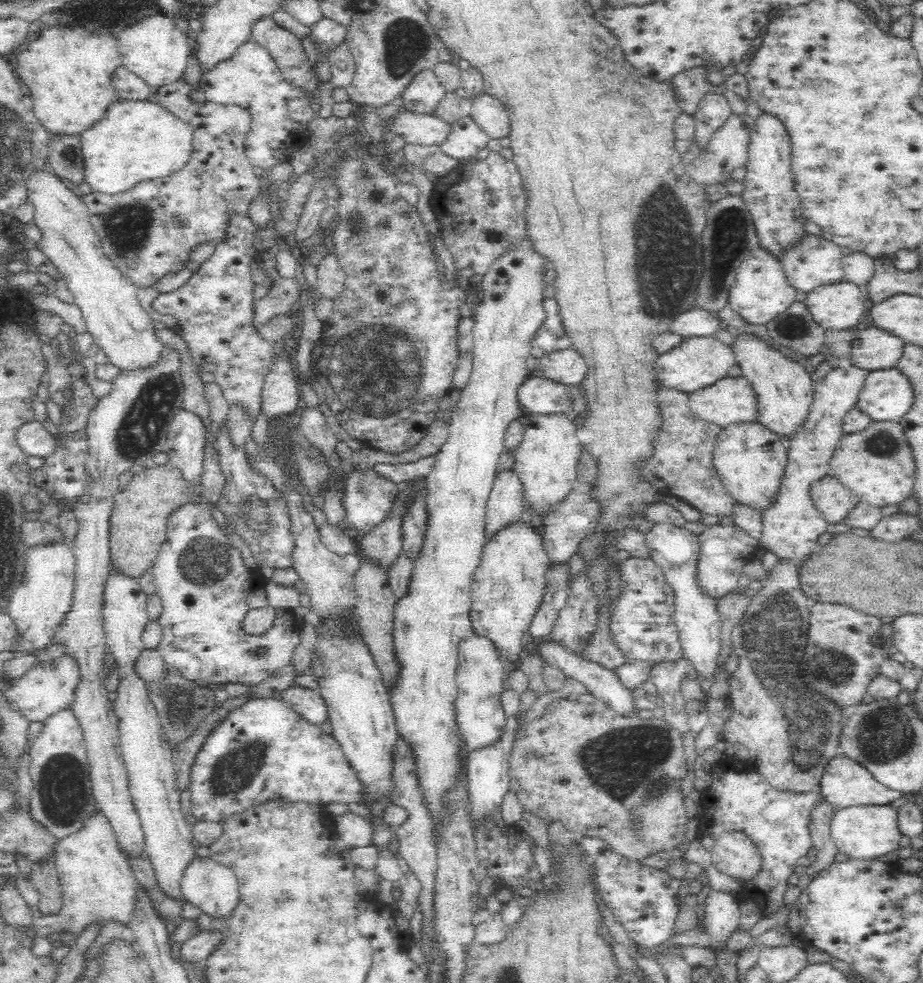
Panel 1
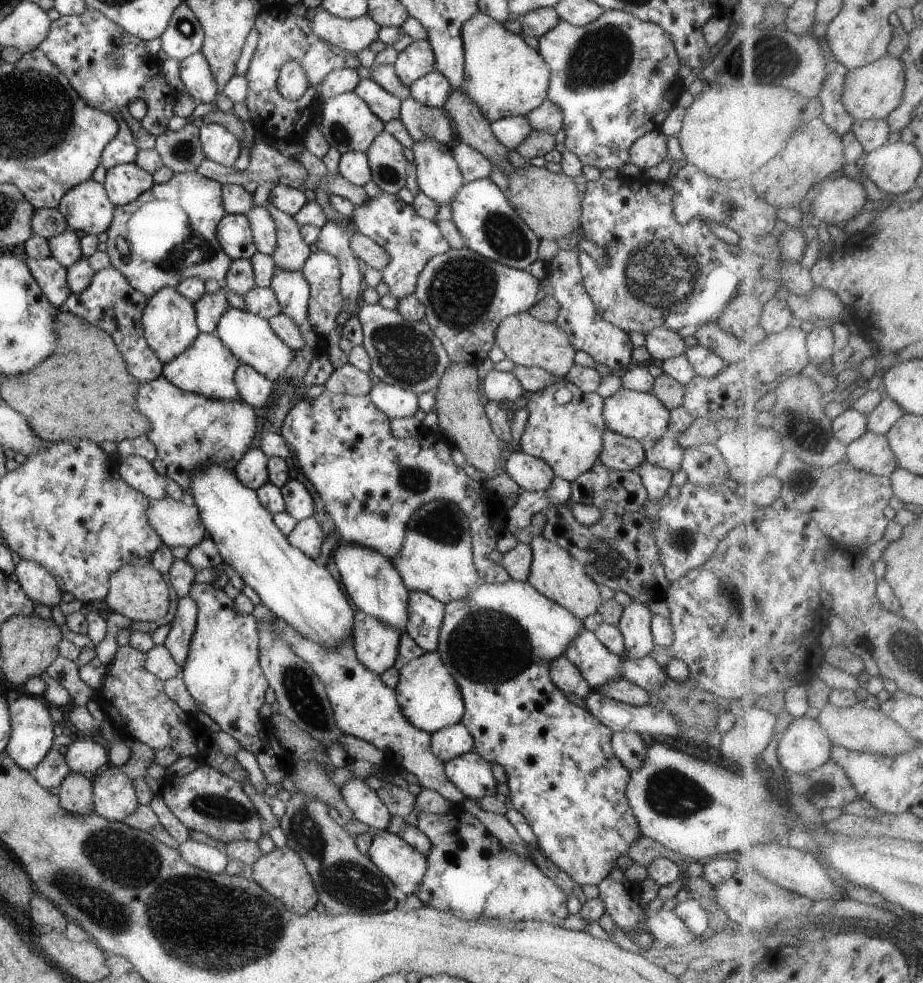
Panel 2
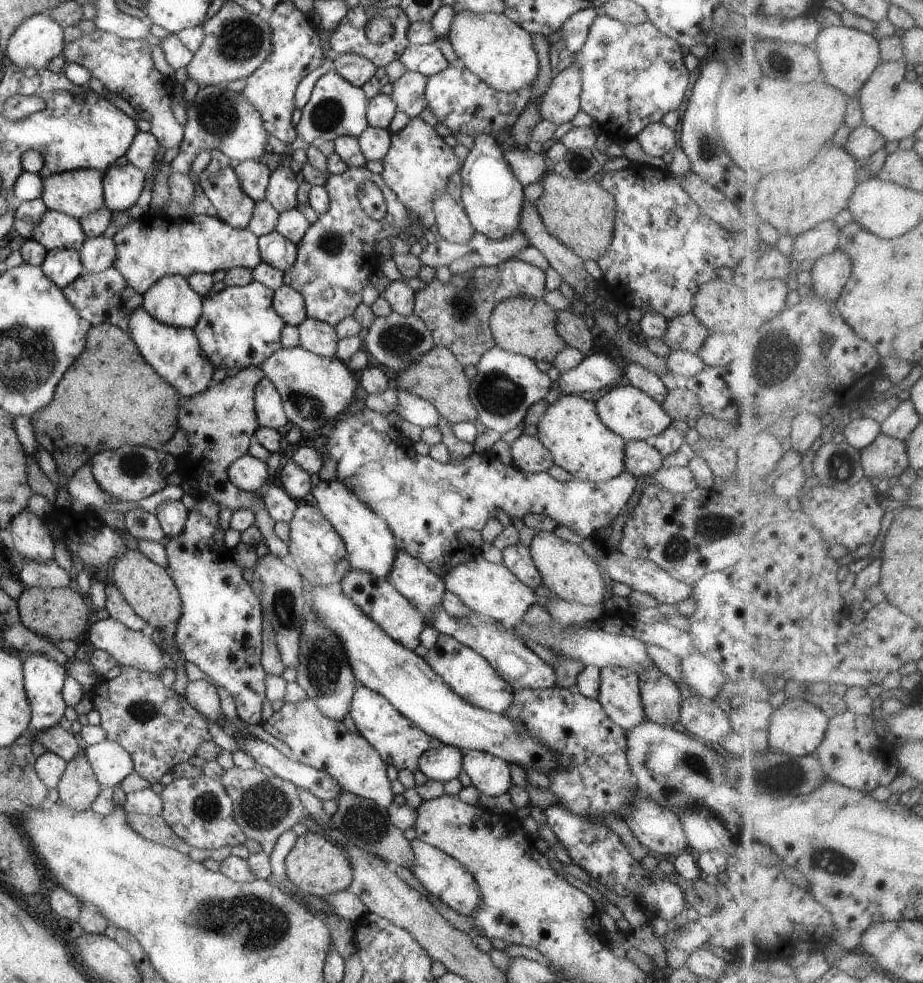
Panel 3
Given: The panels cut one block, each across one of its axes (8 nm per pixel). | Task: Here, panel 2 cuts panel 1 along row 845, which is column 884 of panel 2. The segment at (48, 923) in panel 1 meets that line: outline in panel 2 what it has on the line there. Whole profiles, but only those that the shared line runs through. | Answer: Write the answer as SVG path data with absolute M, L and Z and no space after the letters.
M890 54L868 66L851 69L848 84L844 88L844 102L857 120L886 120L894 110L904 104L906 90L906 68L904 62Z

